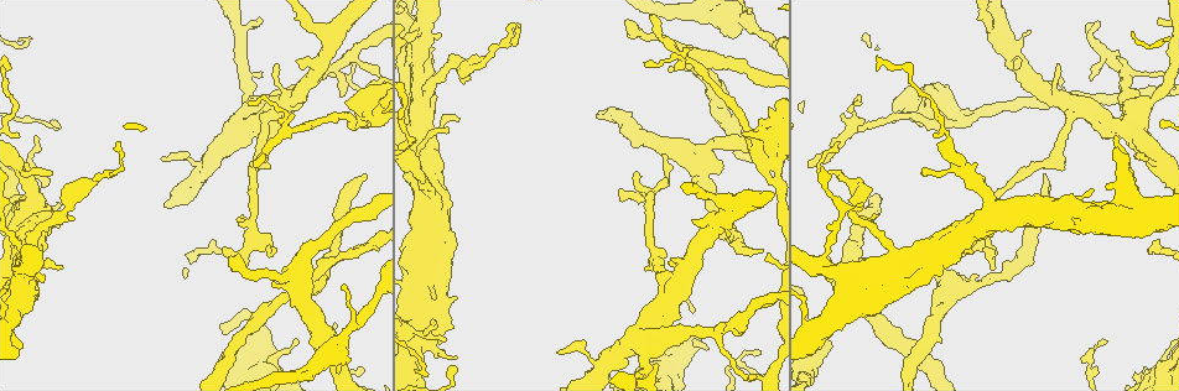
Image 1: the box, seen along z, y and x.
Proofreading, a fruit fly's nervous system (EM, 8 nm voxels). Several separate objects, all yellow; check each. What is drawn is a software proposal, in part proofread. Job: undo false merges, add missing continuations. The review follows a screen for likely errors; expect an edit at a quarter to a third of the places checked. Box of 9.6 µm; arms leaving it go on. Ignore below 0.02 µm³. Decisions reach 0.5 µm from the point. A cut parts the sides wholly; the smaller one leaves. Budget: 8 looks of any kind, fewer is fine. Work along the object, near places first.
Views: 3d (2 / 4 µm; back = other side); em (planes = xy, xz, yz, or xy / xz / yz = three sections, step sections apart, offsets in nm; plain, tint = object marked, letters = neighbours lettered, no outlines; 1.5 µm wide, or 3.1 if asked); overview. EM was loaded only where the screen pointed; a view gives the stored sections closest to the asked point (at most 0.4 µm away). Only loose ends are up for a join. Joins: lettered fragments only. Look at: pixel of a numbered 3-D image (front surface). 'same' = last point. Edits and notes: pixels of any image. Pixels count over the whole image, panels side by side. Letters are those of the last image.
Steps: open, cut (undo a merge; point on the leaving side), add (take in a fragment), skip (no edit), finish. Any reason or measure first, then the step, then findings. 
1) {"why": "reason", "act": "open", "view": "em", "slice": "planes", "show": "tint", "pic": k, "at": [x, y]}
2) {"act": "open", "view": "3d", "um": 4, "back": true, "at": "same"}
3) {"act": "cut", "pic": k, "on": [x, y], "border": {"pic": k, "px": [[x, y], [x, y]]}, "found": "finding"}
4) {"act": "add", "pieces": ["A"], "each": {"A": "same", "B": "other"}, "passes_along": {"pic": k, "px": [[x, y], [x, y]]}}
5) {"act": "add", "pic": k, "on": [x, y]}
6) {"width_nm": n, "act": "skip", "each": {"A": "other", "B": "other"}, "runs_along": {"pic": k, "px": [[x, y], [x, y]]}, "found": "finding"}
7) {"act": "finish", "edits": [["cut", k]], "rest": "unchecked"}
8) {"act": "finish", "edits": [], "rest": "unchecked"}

{"why": "an open end", "act": "open", "view": "3d", "um": 4, "pic": 1, "at": [365, 175]}

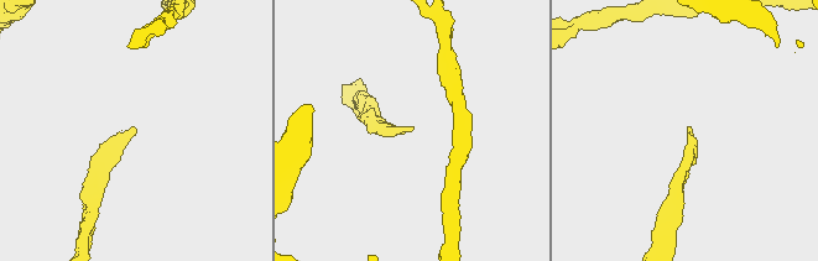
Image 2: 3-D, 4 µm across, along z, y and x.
{"act": "open", "view": "em", "slice": "planes", "show": "letters", "pic": 2, "at": [133, 128]}

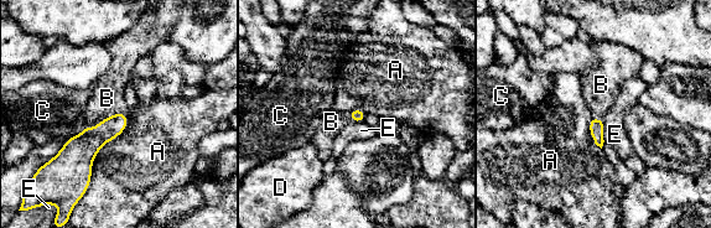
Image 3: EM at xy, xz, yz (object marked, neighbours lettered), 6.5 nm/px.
{"act": "add", "pieces": ["B"], "each": {"A": "other", "B": "same", "C": "other", "D": "other", "E": "other"}, "passes_along": {"pic": 3, "px": [[83, 148], [108, 118], [107, 98]]}, "found": "the neuron continues"}

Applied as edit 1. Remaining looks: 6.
{"why": "redraw", "act": "open", "view": "overview"}

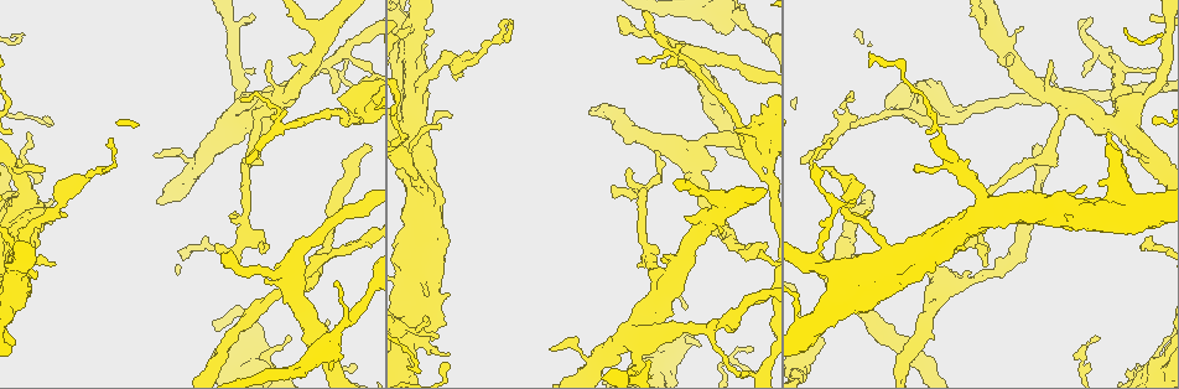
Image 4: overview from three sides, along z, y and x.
{"why": "stops while still wide", "act": "open", "view": "em", "slice": "yz", "step": 4, "show": "letters", "pic": 4, "at": [1006, 58]}

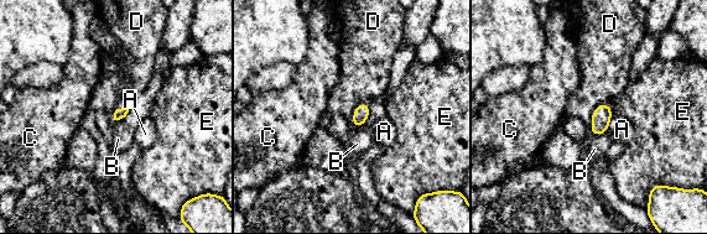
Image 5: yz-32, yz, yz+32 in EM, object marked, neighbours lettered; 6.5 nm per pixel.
{"act": "open", "view": "em", "slice": "planes", "show": "letters", "at": "same"}

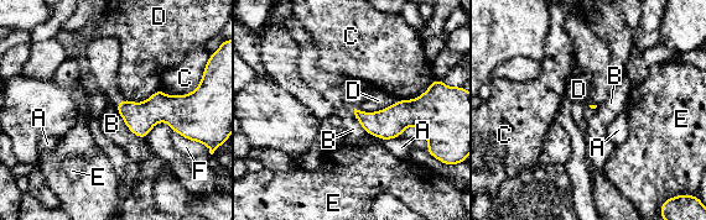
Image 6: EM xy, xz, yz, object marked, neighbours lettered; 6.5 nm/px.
{"act": "skip", "each": {"A": "other", "B": "other", "C": "other", "D": "other", "E": "other", "F": "other"}, "border": {"pic": 6, "px": [[114, 106], [124, 124], [144, 139]]}, "found": "none of them fits"}

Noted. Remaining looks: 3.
{"act": "finish", "edits": [["add", 3]], "rest": "unchecked"}

